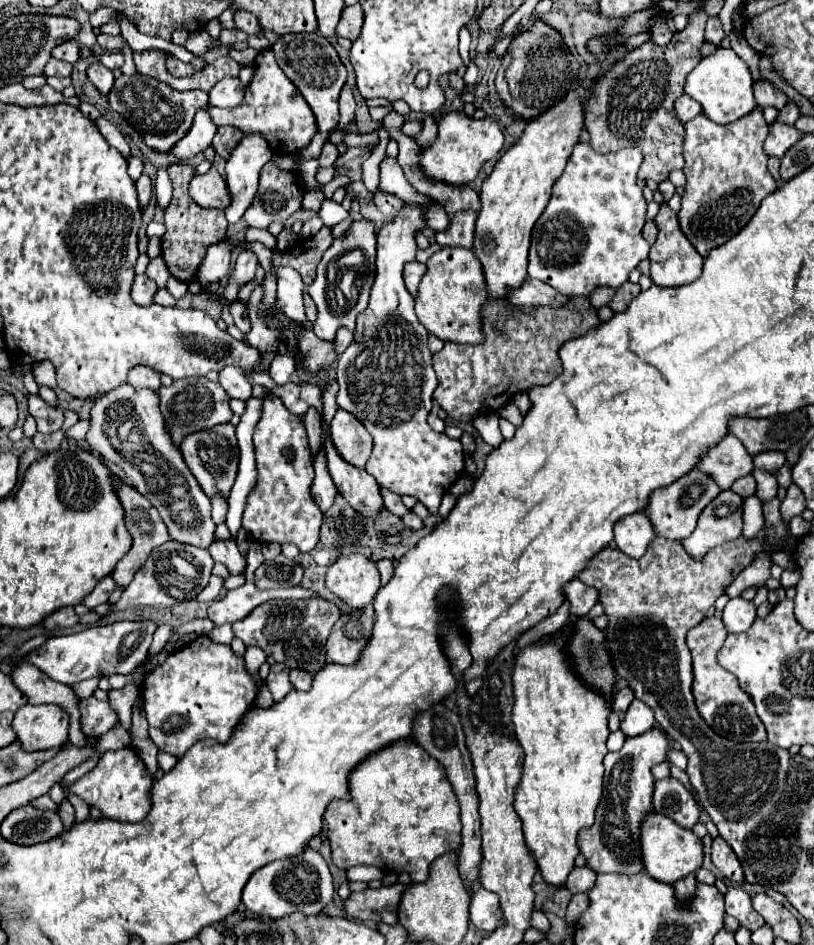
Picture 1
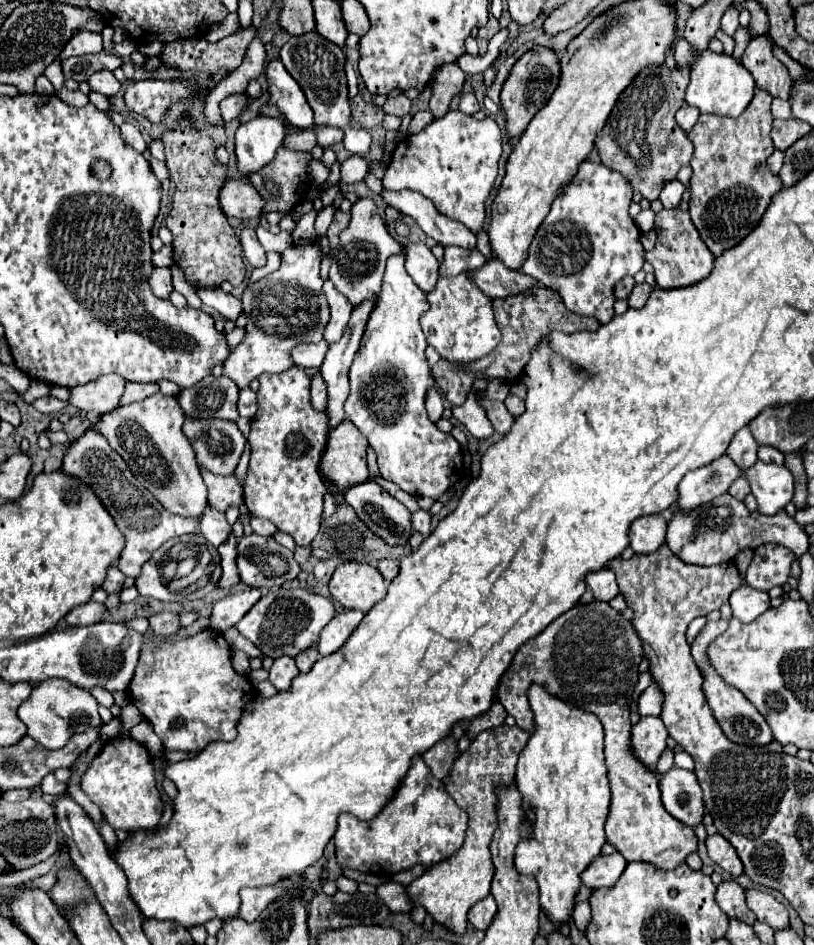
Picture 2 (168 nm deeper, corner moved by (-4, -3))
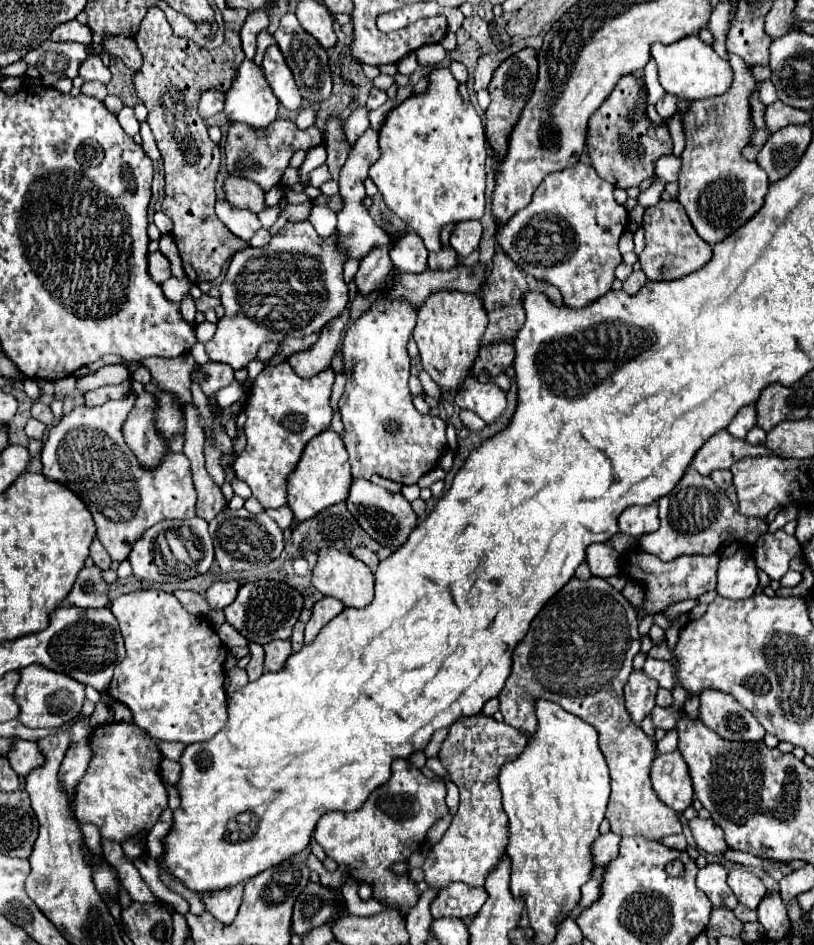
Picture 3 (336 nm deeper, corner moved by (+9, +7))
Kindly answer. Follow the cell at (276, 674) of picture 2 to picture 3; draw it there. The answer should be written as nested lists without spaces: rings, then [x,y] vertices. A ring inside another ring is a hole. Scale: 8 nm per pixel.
[[[274,640],[274,642],[264,646],[264,652],[266,652],[266,658],[264,658],[266,672],[280,670],[282,664],[286,662],[286,658],[292,654],[290,640]]]

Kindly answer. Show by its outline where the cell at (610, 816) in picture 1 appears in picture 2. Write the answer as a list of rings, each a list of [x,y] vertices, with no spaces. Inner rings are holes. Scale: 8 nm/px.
[[[647,716],[647,718],[639,718],[637,724],[633,724],[633,750],[635,756],[649,768],[655,770],[655,764],[659,760],[659,756],[665,750],[665,740],[667,740],[669,732],[663,726],[661,716]]]

